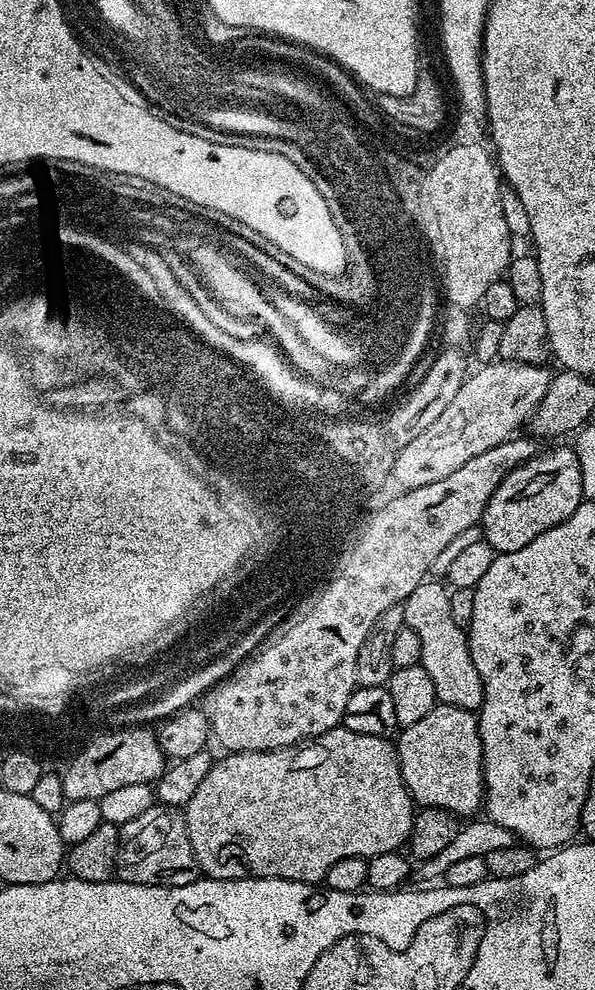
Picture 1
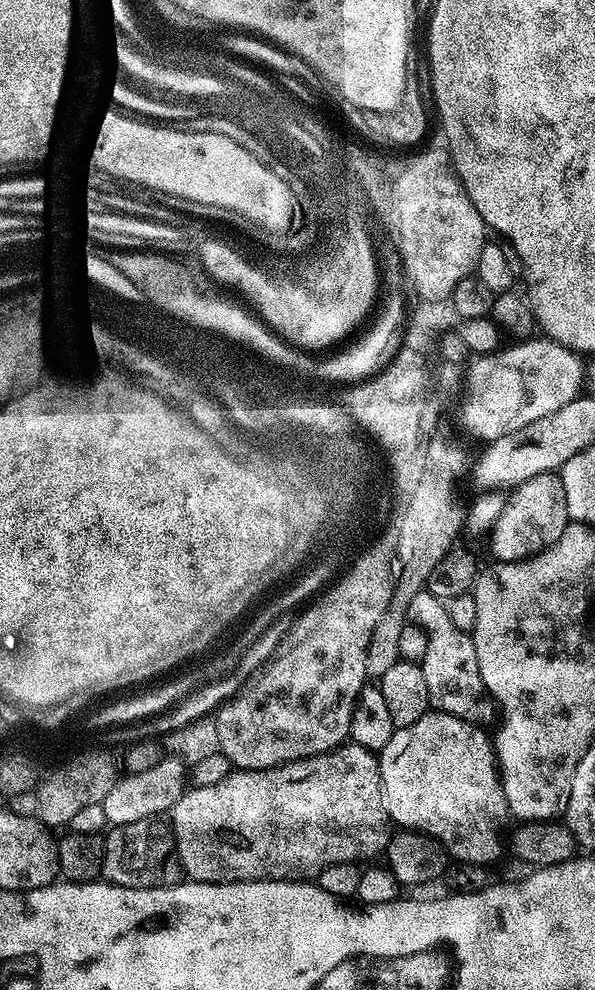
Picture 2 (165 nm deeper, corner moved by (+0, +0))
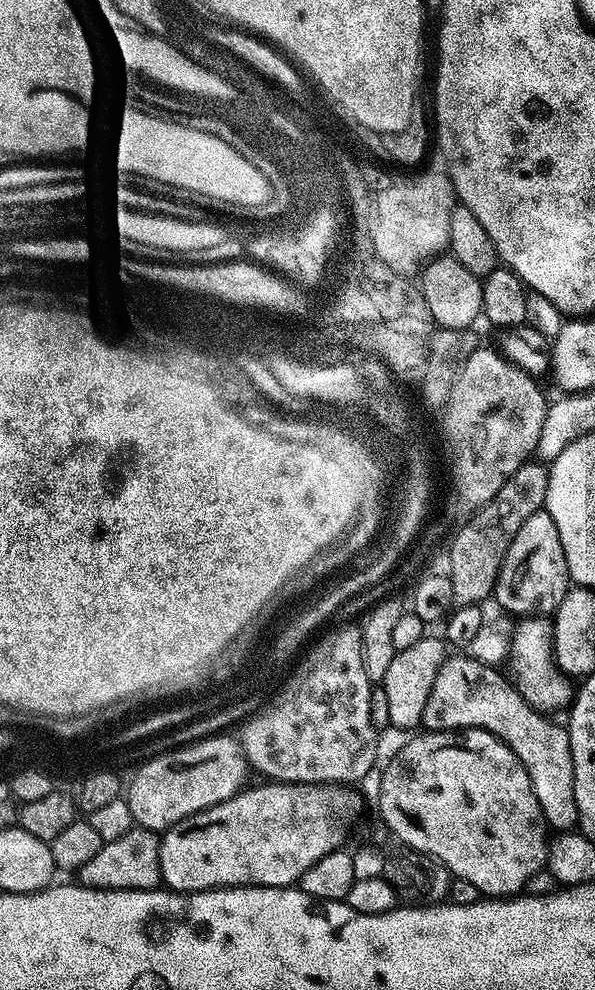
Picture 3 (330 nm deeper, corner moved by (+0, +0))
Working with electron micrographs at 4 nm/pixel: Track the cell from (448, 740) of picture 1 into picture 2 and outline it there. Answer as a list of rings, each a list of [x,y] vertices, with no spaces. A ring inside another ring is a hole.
[[[429,710],[405,728],[398,728],[378,753],[380,762],[380,786],[382,802],[393,825],[404,830],[424,832],[443,844],[445,853],[453,861],[492,866],[504,852],[504,827],[510,821],[508,798],[504,793],[496,763],[496,750],[483,727],[462,718],[454,718],[445,712]]]

